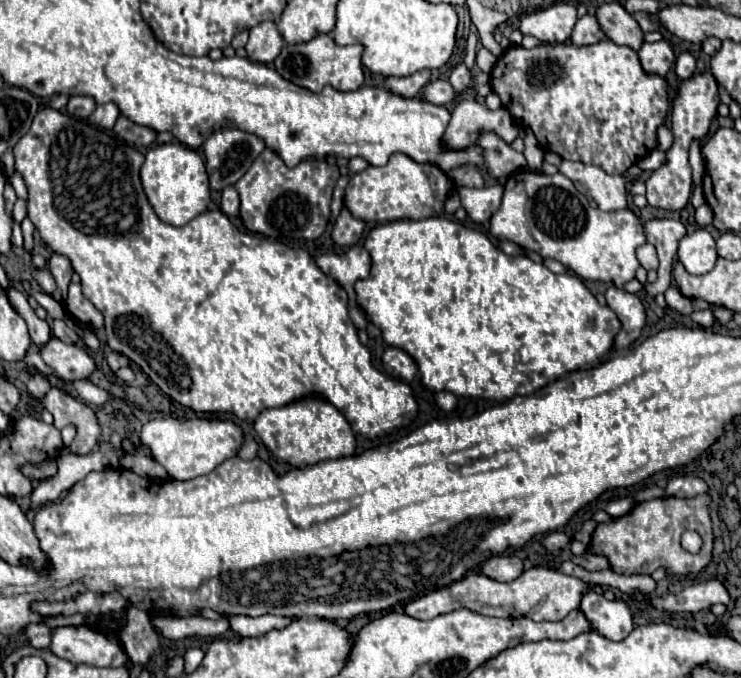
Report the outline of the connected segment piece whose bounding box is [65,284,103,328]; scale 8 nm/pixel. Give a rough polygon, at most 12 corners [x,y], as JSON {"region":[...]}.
{"region":[[81,284],[69,286],[65,310],[97,328],[103,314],[85,298]]}

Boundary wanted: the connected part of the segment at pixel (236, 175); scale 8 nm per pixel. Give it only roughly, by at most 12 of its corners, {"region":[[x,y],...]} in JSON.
{"region":[[235,128],[203,144],[211,190],[235,186],[265,144]]}

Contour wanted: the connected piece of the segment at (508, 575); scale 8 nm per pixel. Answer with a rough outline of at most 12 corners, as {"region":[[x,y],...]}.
{"region":[[491,556],[481,574],[497,582],[511,582],[523,572],[515,556]]}

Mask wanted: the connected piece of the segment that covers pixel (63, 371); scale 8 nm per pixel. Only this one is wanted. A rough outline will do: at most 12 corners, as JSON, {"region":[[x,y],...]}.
{"region":[[55,336],[41,358],[65,380],[87,380],[95,358]]}

